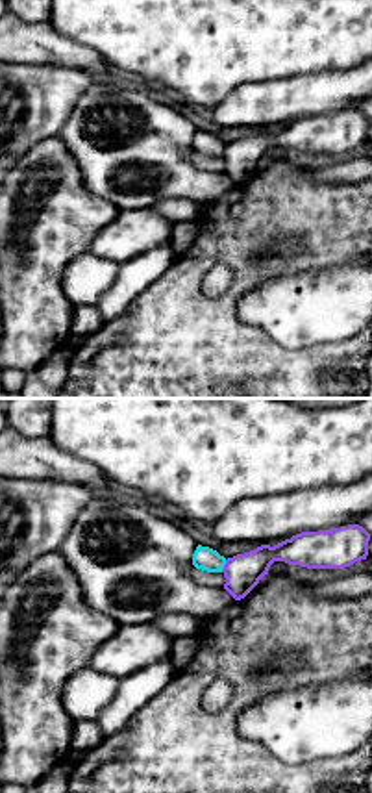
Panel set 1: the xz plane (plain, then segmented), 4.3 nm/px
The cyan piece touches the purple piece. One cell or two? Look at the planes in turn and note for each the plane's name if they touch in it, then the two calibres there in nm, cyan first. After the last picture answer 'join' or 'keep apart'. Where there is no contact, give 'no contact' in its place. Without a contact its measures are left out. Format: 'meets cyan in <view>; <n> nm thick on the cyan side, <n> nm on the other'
meets cyan in xz; 100 nm thick on the cyan side, 160 nm on the other

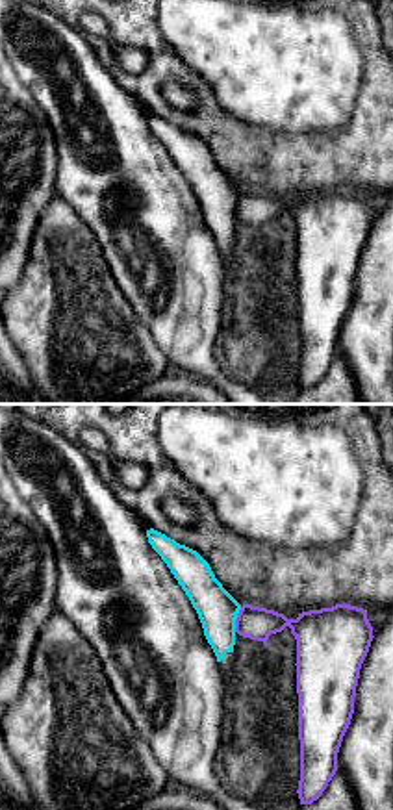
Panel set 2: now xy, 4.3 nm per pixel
meets cyan in xy; 180 nm thick on the cyan side, 140 nm on the other

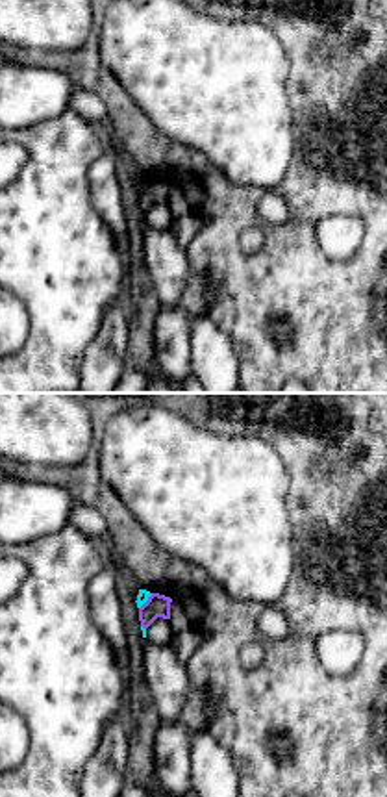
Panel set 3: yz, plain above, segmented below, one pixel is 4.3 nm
meets cyan in yz; 50 nm thick on the cyan side, 100 nm on the other

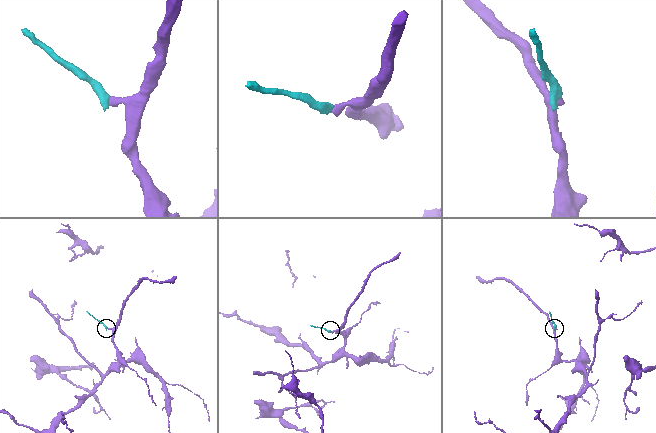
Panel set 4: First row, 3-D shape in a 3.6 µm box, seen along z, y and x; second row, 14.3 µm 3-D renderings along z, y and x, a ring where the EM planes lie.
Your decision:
keep apart

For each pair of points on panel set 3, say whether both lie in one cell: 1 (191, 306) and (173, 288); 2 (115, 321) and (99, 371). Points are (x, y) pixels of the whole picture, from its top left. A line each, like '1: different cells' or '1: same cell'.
1: different cells
2: same cell

